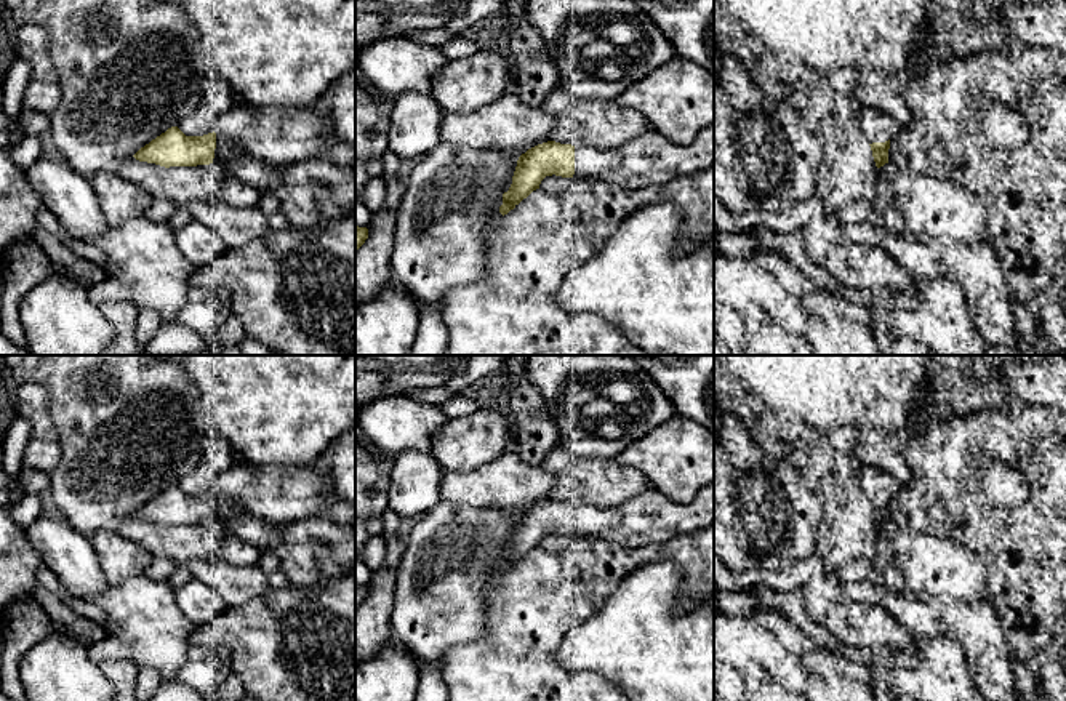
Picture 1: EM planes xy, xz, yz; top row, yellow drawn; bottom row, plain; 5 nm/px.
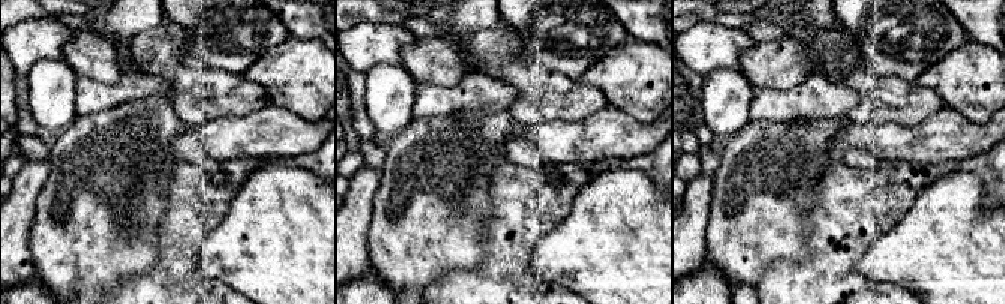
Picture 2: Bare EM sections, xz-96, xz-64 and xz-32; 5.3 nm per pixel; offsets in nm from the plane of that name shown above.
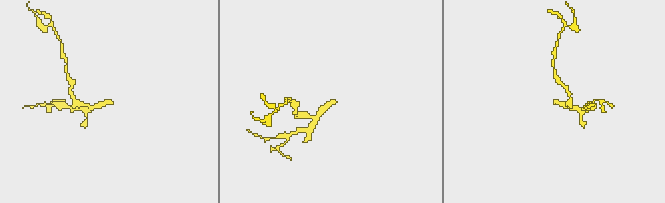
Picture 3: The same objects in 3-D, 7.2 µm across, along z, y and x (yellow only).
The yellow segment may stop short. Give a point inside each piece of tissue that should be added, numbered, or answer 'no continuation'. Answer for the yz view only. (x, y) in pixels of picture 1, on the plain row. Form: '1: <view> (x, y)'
1: yz (874, 487)

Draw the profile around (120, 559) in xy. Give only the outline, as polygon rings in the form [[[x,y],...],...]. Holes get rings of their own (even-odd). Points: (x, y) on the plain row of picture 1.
[[[115,528],[99,530],[91,536],[91,544],[112,586],[122,584],[133,576],[146,575],[147,567],[154,560],[144,547],[118,535]]]

